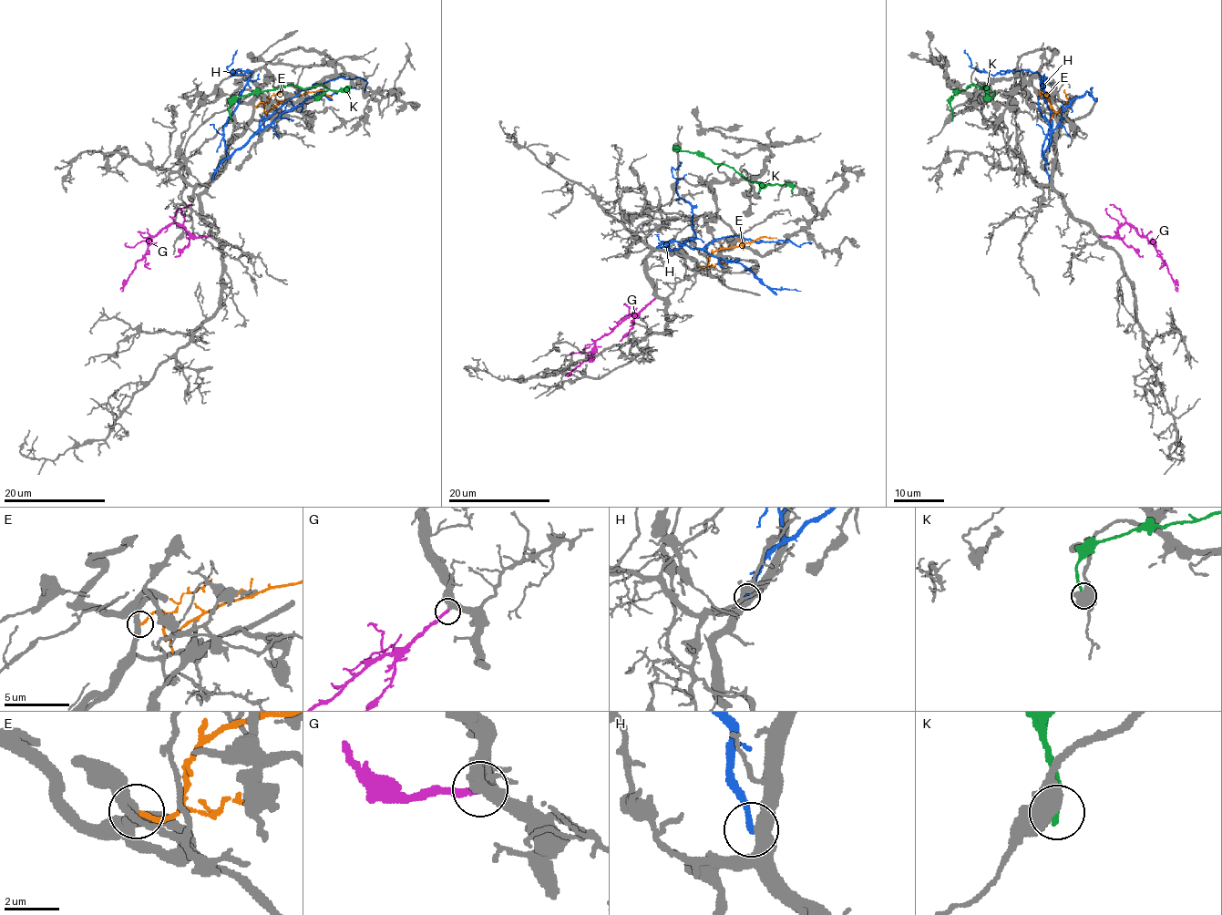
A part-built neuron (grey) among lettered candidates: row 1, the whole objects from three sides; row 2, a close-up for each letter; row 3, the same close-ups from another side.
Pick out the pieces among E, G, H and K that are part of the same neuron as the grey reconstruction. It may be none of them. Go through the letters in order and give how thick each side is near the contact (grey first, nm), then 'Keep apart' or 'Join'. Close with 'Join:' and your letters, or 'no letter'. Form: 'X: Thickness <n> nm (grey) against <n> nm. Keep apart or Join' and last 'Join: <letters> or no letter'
E: Thickness 400 nm (grey) against 180 nm. Keep apart
G: Thickness 400 nm (grey) against 240 nm. Join
H: Thickness 500 nm (grey) against 280 nm. Keep apart
K: Thickness 600 nm (grey) against 240 nm. Keep apart
Join: G

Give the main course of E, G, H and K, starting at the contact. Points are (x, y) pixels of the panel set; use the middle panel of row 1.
E: (699, 266), (704, 268), (708, 257), (722, 249), (765, 237), (776, 239)
G: (654, 299), (599, 339), (590, 356), (566, 375)
H: (657, 247), (672, 241), (669, 249), (676, 250), (695, 237), (693, 208), (676, 191), (672, 169), (682, 162)
K: (676, 150), (702, 153), (715, 163), (734, 169), (748, 179), (788, 184), (792, 192)

